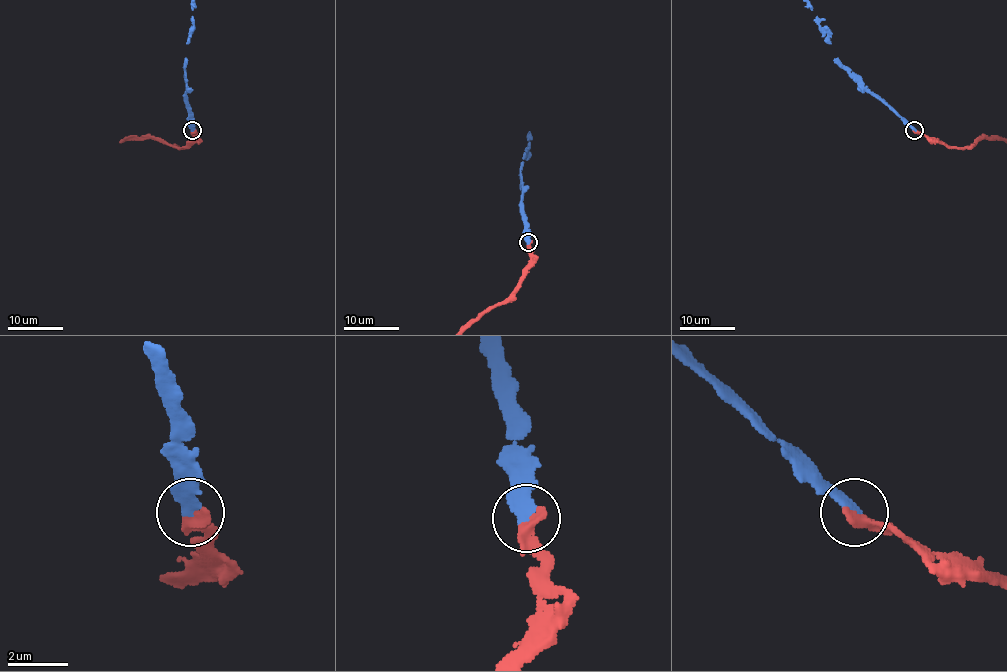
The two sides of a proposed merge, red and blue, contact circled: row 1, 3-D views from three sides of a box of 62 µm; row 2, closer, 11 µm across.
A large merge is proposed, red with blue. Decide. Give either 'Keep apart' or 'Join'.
Join

